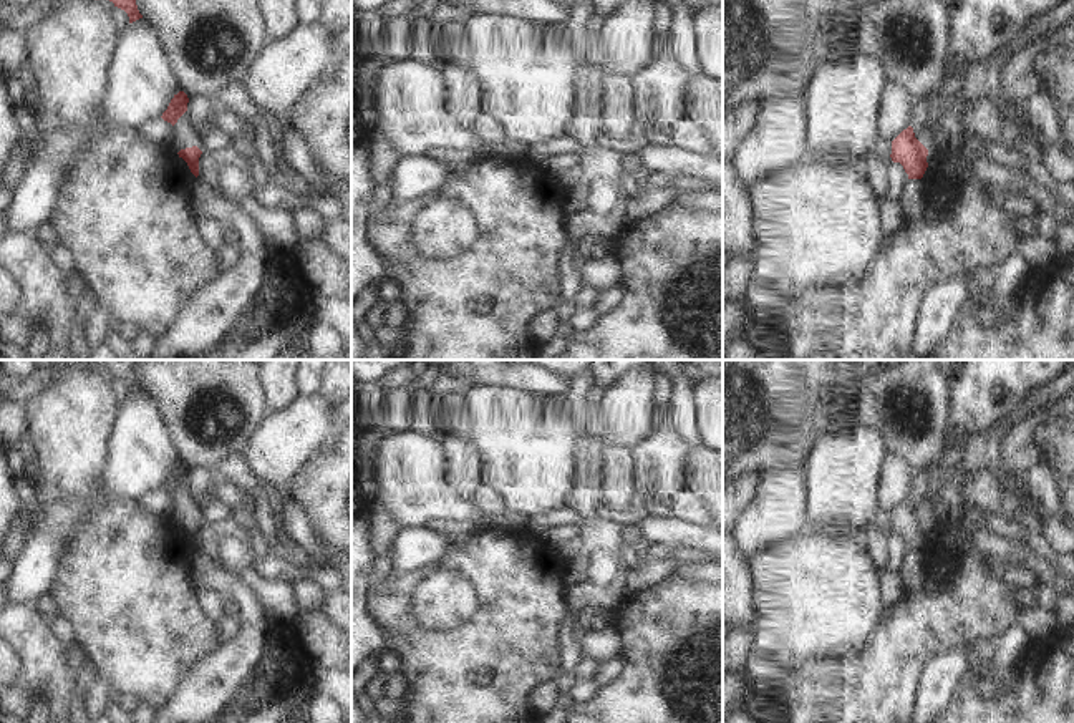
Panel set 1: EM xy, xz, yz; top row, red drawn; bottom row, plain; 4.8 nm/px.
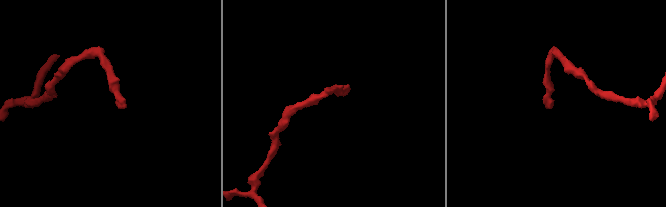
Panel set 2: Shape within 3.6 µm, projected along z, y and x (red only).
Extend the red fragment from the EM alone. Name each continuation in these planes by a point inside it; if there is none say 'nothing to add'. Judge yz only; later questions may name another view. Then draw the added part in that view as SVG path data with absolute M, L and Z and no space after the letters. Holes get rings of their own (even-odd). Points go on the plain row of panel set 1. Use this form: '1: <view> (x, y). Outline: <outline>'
1: yz (912, 572). Outline: M908 551L900 575L907 592L915 592L925 584L925 554L922 551Z

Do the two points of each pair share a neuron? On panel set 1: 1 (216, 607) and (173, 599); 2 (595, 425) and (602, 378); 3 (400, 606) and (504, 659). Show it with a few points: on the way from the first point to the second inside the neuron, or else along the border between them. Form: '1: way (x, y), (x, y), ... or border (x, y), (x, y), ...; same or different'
1: border (196, 592), (201, 607), (216, 622); different
2: border (597, 387), (609, 388); different
3: way (416, 634), (441, 659), (476, 659); same

